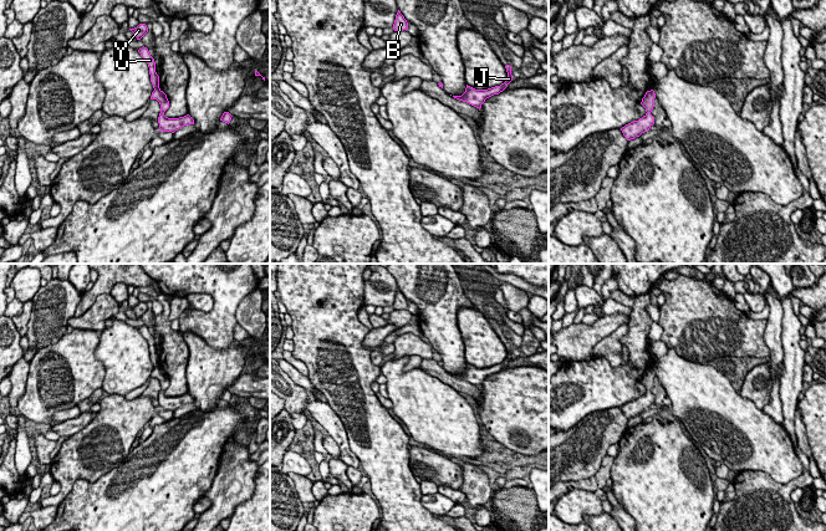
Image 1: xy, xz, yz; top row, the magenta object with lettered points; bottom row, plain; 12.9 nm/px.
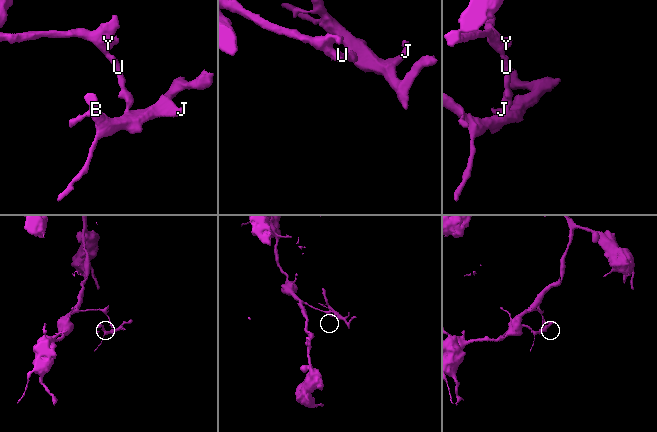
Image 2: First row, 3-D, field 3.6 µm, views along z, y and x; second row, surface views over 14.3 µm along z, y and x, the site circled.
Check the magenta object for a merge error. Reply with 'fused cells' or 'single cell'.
fused cells

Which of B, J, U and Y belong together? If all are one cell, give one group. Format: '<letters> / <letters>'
B J / U Y

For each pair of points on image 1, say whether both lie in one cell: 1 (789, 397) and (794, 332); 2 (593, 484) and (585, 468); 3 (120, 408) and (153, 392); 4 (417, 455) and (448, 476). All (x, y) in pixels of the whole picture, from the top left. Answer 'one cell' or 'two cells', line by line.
1: one cell
2: two cells
3: two cells
4: one cell

